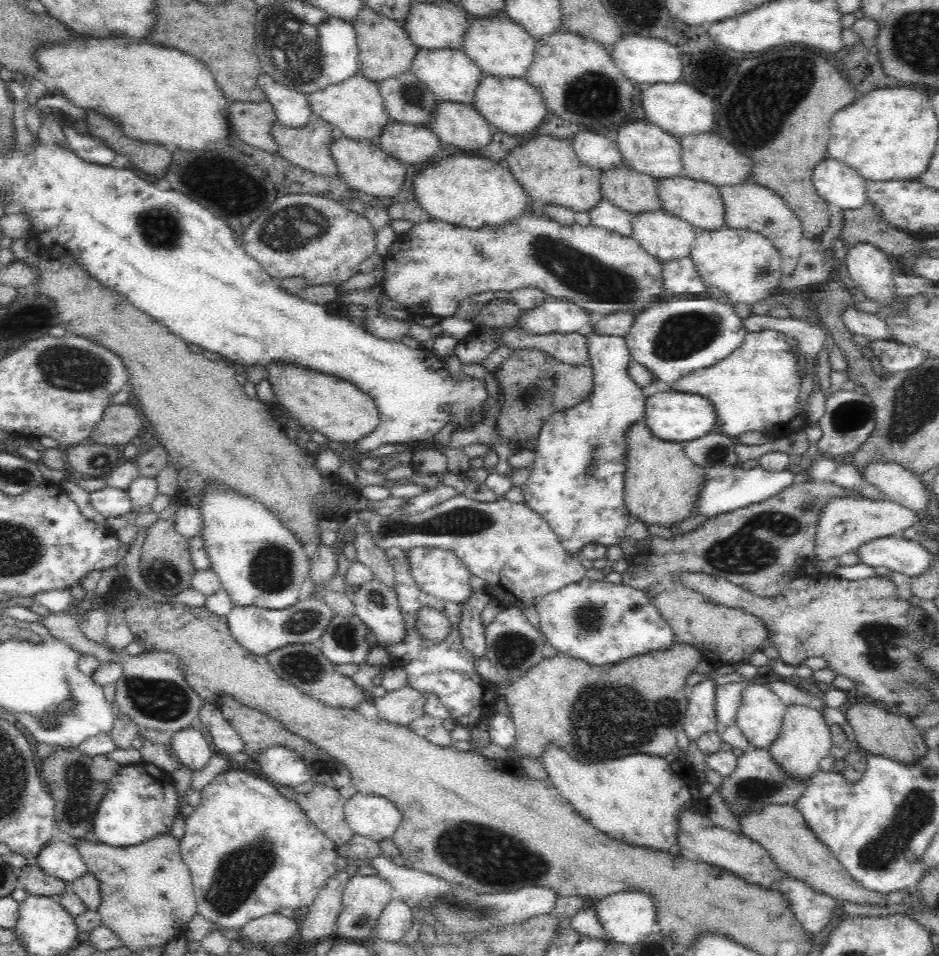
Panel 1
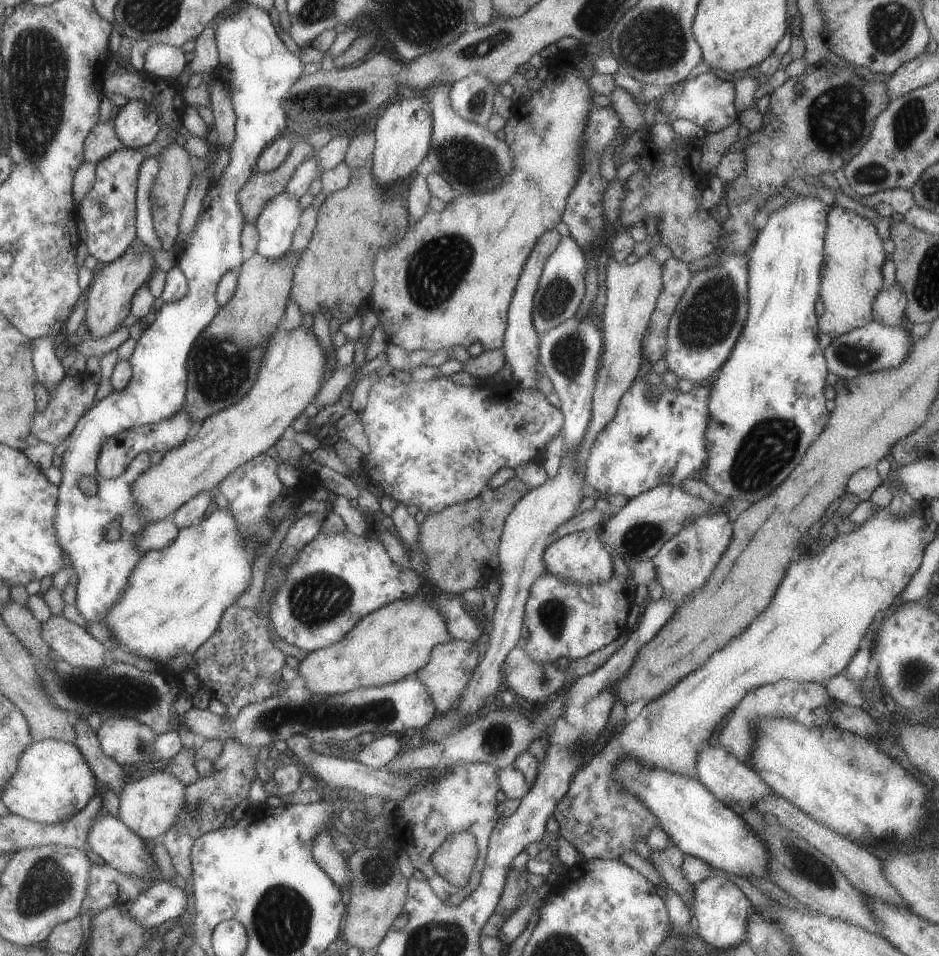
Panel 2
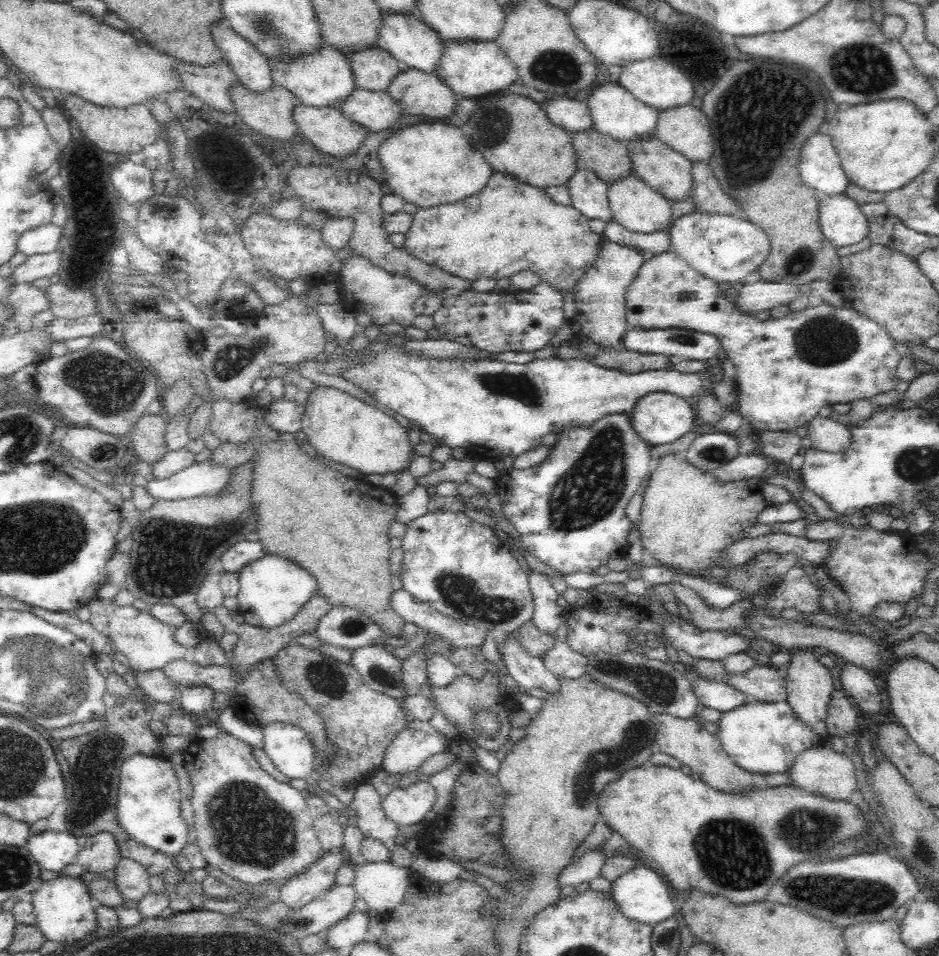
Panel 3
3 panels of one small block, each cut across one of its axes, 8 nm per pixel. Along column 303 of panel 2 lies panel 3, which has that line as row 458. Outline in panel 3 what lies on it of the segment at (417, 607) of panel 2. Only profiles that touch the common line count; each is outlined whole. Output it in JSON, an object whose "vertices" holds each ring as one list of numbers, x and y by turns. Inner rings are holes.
{"vertices":[[676,453,658,458,658,466,651,471,648,485,642,496,639,532,644,550,664,566,676,566,686,570,706,571,724,560,724,548,742,539,742,528,756,524,756,517,764,510,762,483,759,477,747,480,722,480,700,467,682,460]]}

